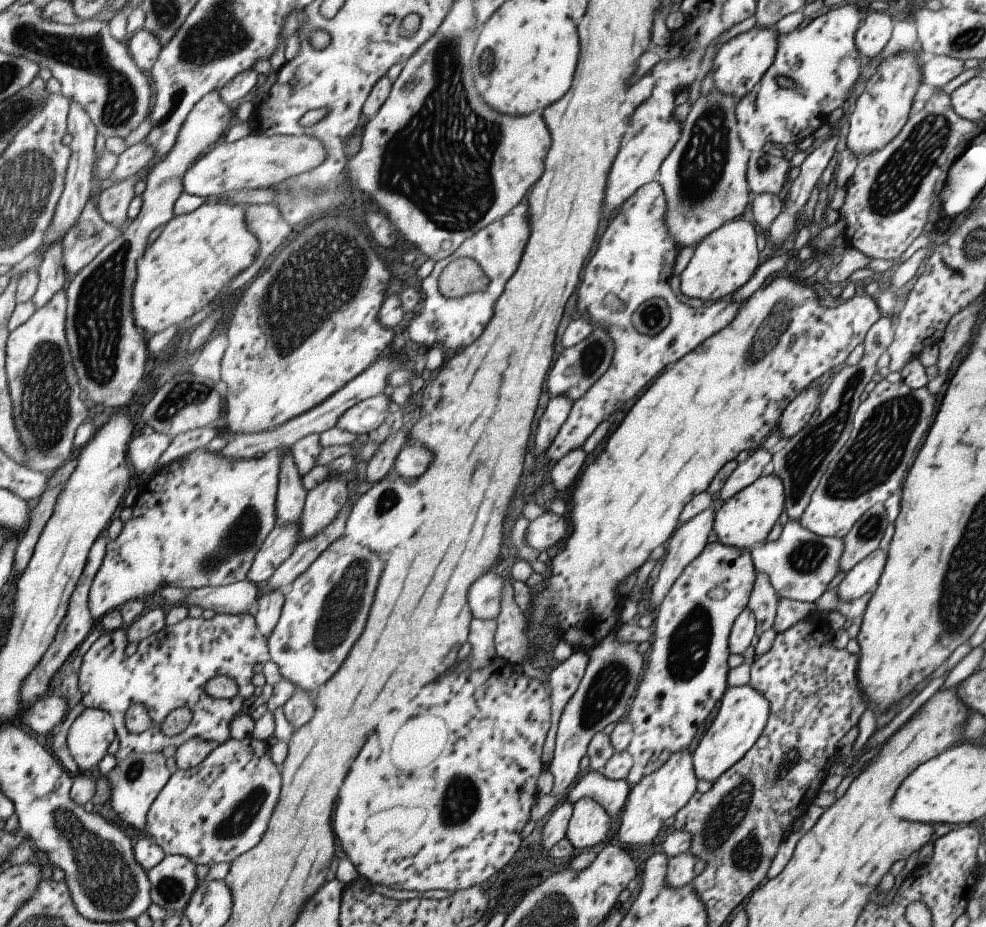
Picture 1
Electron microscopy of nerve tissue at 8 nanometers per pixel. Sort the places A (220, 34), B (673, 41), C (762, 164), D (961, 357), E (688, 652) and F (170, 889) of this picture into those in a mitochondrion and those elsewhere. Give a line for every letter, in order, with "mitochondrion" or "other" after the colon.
A: mitochondrion
B: other
C: mitochondrion
D: other
E: mitochondrion
F: mitochondrion

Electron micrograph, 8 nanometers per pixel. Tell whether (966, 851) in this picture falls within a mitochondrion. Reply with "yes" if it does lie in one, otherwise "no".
no

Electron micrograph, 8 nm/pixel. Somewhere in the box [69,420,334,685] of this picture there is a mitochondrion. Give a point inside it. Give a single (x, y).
(237, 539)

